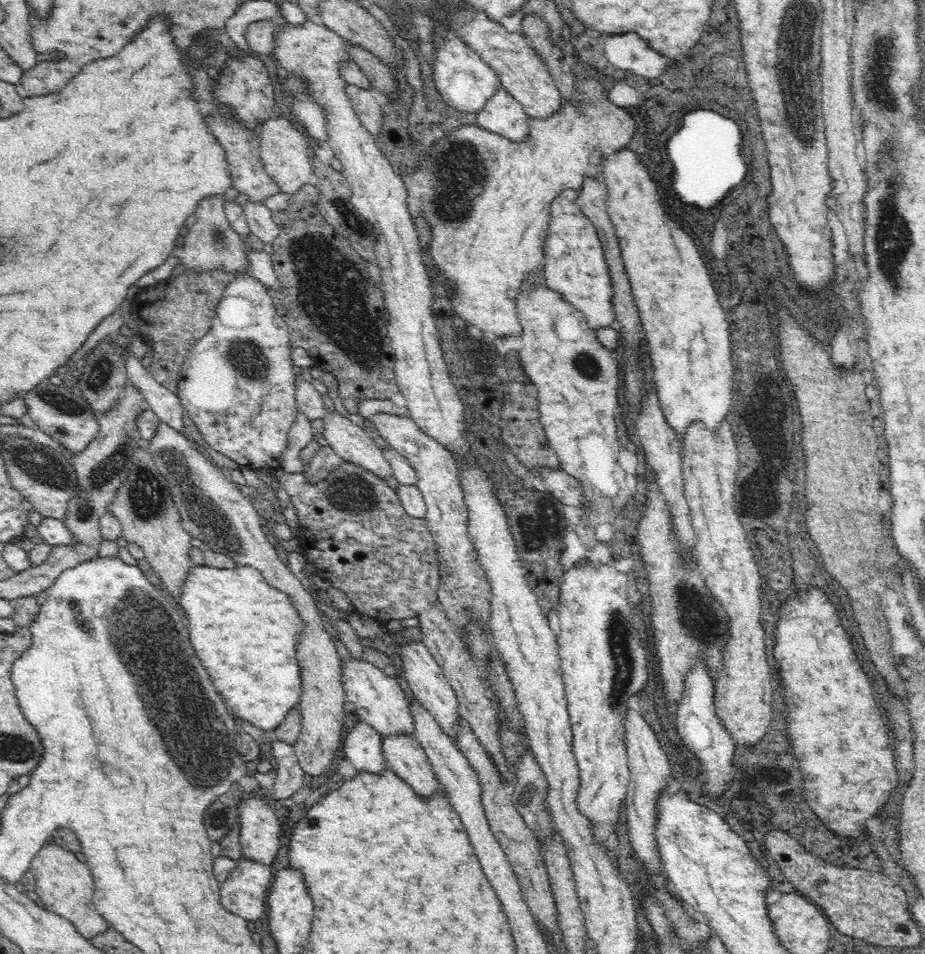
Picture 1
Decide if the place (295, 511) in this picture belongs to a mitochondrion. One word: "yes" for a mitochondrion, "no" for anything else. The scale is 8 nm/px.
no

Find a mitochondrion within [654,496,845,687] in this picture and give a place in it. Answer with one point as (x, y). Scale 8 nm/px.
(695, 624)

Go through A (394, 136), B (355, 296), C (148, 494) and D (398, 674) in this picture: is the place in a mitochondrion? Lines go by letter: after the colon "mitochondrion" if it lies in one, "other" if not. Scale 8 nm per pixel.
A: other
B: mitochondrion
C: mitochondrion
D: other

